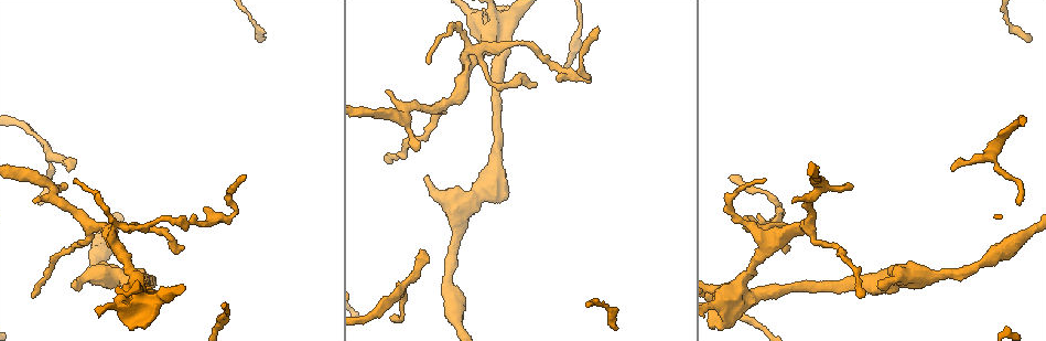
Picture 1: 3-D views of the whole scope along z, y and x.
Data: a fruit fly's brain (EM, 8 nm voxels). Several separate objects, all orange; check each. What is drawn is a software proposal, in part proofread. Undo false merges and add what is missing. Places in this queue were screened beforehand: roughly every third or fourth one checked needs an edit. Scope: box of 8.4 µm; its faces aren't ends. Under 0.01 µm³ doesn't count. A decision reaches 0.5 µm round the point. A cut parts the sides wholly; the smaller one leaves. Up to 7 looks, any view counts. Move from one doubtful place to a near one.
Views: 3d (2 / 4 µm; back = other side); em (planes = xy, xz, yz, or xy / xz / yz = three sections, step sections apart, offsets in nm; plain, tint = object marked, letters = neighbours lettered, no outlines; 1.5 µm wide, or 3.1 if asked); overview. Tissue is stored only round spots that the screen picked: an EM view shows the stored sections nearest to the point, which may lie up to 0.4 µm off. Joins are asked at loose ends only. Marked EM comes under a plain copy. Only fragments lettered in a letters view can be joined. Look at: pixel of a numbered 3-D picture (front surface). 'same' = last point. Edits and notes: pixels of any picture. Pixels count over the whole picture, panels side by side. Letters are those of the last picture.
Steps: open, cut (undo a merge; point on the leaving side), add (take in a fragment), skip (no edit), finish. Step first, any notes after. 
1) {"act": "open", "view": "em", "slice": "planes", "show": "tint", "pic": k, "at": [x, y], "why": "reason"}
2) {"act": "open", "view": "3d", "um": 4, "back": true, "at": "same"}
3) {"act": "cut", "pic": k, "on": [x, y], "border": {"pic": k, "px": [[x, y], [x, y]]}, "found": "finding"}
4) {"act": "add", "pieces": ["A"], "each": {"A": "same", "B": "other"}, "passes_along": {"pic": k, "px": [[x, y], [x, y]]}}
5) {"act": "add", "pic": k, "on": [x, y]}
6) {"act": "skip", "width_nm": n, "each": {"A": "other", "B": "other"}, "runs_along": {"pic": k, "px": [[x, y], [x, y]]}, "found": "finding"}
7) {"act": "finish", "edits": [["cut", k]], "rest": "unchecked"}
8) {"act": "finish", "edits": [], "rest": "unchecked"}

{"act": "open", "view": "em", "slice": "xy", "step": 8, "show": "tint", "pic": 1, "at": [126, 226]}

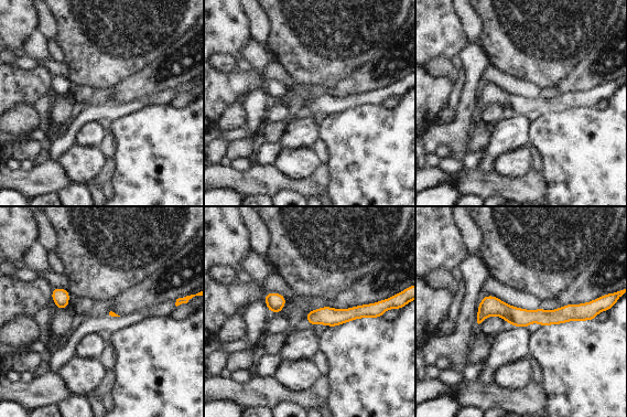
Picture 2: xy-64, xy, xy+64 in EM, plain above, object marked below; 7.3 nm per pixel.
{"act": "open", "view": "em", "slice": "planes", "show": "letters", "at": "same", "why": "cut it another way"}

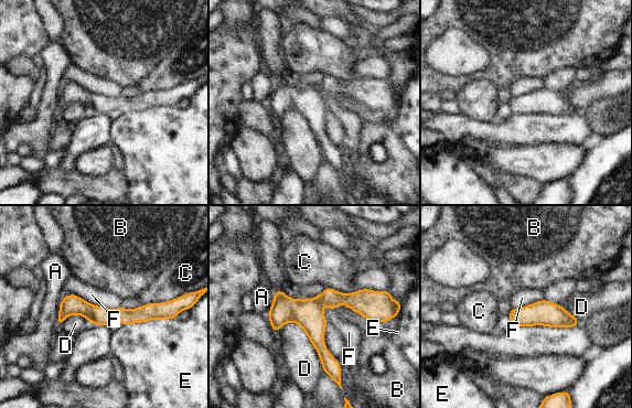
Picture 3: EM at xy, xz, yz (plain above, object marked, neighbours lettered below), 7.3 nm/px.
{"act": "skip", "each": {"A": "other", "B": "other", "C": "other", "D": "other", "E": "other", "F": "other"}, "runs_along": {"pic": 3, "px": [[271, 313], [346, 299], [381, 317]]}, "found": "continuous, no second neuron"}

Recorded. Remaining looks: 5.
{"act": "open", "view": "em", "slice": "planes", "show": "letters", "pic": 1, "at": [597, 32], "why": "end of a long branch"}

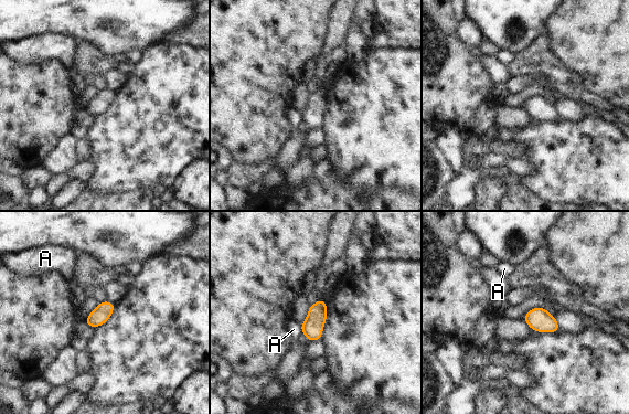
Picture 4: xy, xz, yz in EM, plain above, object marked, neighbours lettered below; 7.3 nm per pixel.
{"act": "skip", "each": {"A": "other"}, "border": {"pic": 4, "px": [[299, 325], [301, 332]]}, "found": "none of them fits"}

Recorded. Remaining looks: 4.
{"act": "open", "view": "em", "slice": "xy", "step": 4, "show": "tint", "pic": 1, "at": [989, 155], "why": "branch point"}

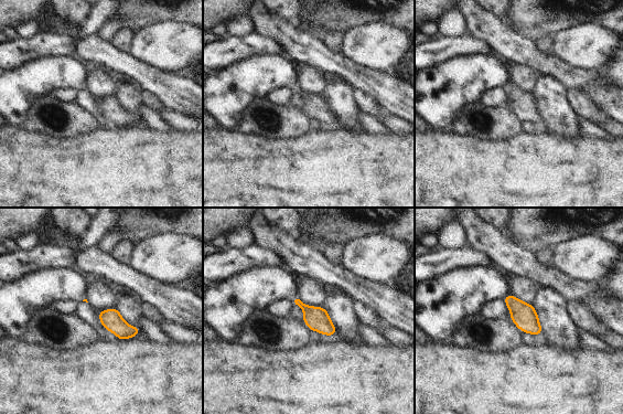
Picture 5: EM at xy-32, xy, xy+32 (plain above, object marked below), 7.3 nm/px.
{"act": "open", "view": "em", "slice": "planes", "show": "letters", "at": "same"}

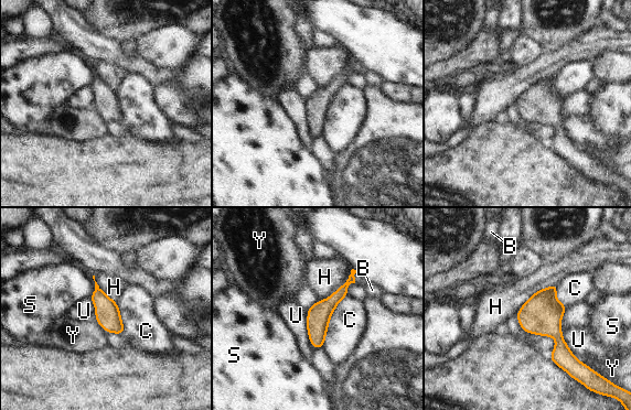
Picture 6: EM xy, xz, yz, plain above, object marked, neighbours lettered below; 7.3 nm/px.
{"act": "skip", "each": {"B": "other", "C": "other", "H": "other", "S": "other", "U": "other", "Y": "other"}, "runs_along": {"pic": 6, "px": [[351, 278], [319, 314], [317, 345]]}, "found": "one neuron here"}

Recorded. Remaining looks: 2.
{"act": "finish", "edits": [], "rest": "unchecked"}

